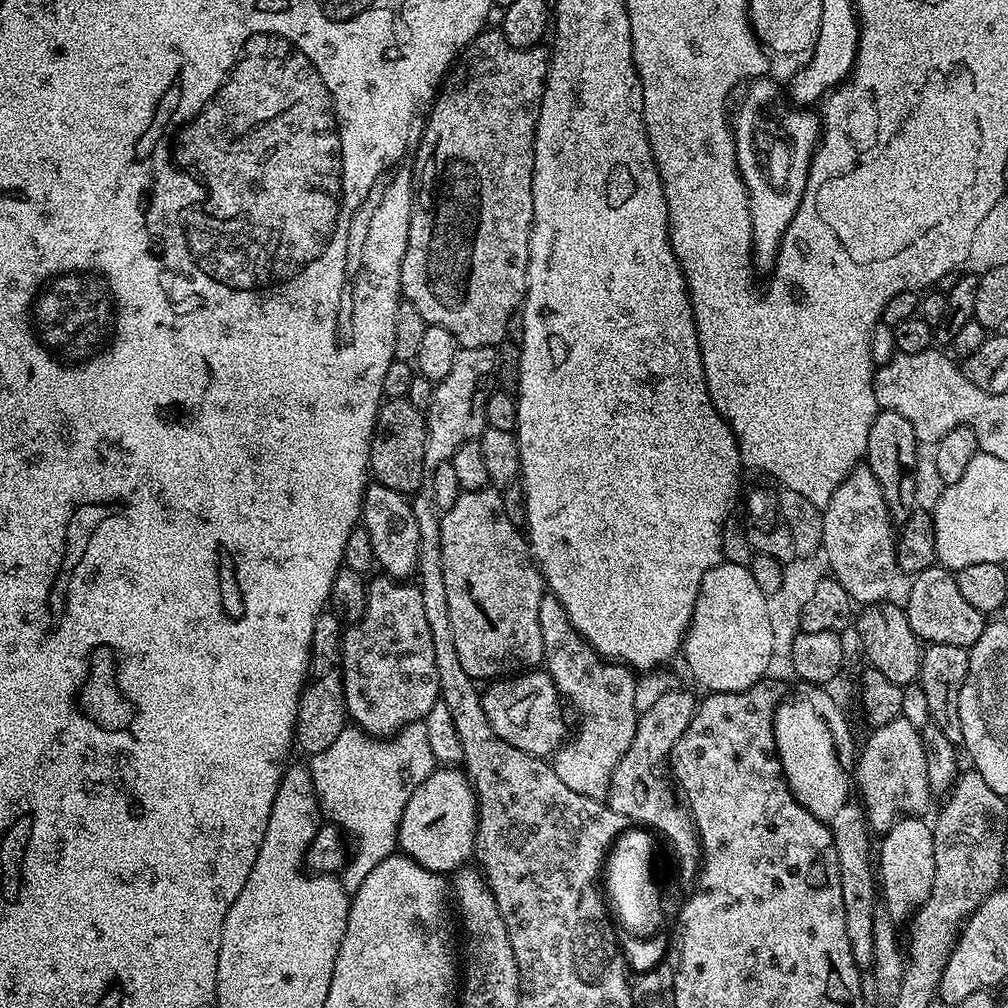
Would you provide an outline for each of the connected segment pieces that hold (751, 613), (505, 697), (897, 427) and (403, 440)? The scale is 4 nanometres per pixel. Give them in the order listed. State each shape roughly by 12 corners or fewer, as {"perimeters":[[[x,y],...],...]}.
{"perimeters":[[[748,566],[702,578],[682,657],[713,692],[765,679],[768,596]],[[547,671],[489,683],[498,738],[551,757],[570,732]],[[877,411],[866,465],[889,517],[905,524],[916,504],[914,426]],[[408,399],[381,403],[368,455],[375,483],[425,487],[428,425]]]}

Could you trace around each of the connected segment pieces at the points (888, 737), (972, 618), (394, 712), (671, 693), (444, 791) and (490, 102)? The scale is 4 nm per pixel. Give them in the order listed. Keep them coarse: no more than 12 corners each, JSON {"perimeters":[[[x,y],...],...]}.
{"perimeters":[[[873,727],[854,780],[871,831],[924,814],[920,729]],[[955,575],[911,577],[906,611],[921,642],[970,649],[986,625]],[[367,581],[343,629],[348,720],[395,736],[440,699],[419,587]],[[674,686],[639,713],[606,803],[672,843],[697,879],[702,845],[670,779],[698,696]],[[437,767],[406,802],[399,851],[431,872],[473,859],[476,790]],[[485,30],[414,161],[403,299],[461,348],[528,293],[547,47]]]}

